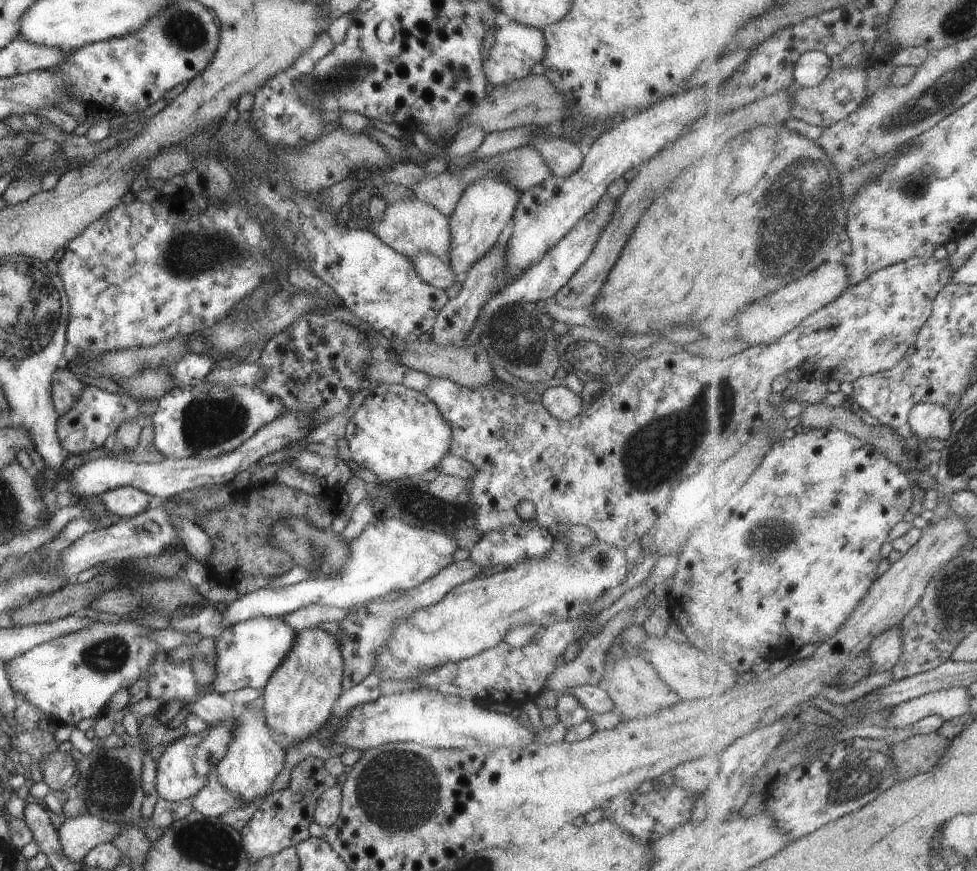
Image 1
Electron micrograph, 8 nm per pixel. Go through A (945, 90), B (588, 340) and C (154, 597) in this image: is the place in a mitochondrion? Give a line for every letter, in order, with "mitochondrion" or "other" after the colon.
A: mitochondrion
B: mitochondrion
C: mitochondrion

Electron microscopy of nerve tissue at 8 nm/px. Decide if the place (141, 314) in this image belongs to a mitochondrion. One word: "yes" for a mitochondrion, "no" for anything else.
no

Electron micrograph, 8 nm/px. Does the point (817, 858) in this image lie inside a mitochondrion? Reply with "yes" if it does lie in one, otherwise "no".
no

